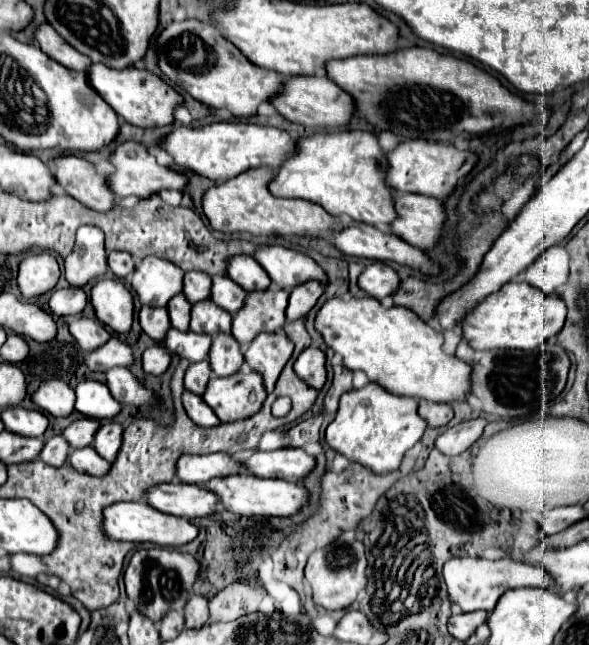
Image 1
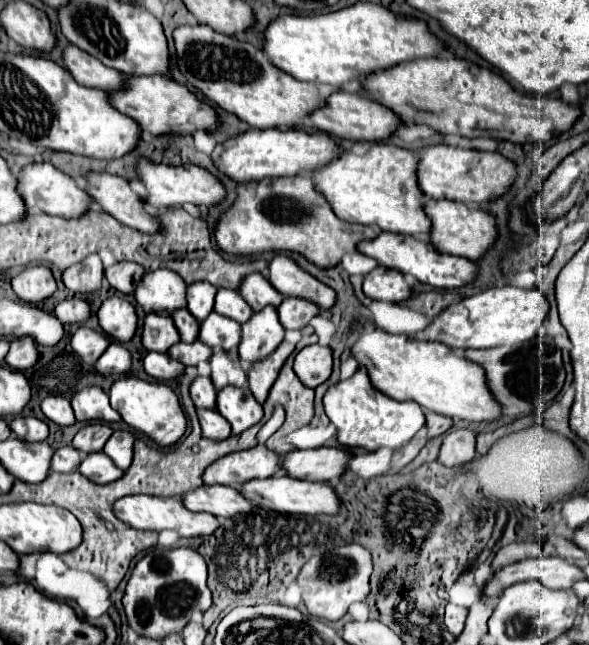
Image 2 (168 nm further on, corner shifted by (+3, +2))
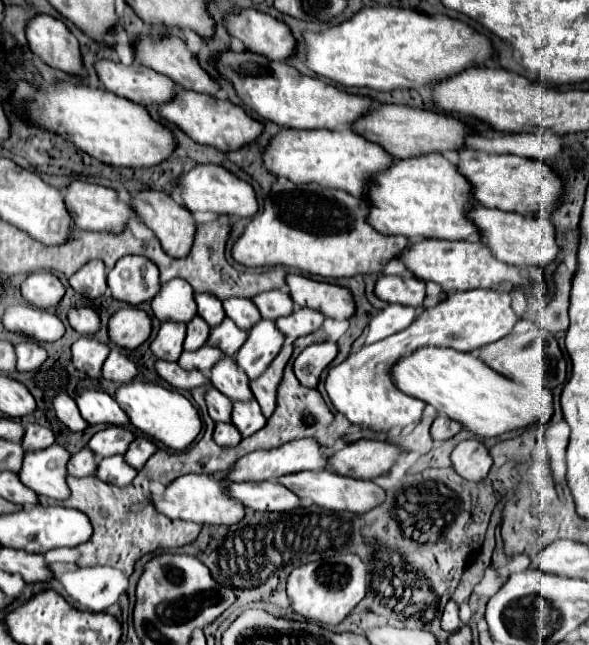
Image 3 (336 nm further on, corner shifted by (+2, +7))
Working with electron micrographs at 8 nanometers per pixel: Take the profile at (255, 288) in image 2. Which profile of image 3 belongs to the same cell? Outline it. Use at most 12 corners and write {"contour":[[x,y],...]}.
{"contour":[[281,289],[255,295],[261,317],[275,321],[295,309]]}

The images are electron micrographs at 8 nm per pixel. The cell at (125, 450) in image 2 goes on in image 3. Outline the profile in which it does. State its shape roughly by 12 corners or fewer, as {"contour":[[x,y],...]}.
{"contour":[[137,437],[125,459],[141,469],[155,451],[151,439]]}

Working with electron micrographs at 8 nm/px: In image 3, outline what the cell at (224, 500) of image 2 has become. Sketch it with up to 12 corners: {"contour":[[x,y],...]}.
{"contour":[[277,481],[233,483],[231,497],[255,511],[291,511],[301,499]]}

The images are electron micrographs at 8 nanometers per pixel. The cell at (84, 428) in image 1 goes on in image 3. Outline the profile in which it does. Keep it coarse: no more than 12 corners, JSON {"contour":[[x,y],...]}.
{"contour":[[125,427],[97,431],[89,449],[99,457],[125,455],[135,435]]}

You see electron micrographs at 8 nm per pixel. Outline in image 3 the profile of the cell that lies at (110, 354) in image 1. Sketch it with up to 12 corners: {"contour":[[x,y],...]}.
{"contour":[[113,349],[103,365],[103,377],[129,383],[137,375],[135,363]]}

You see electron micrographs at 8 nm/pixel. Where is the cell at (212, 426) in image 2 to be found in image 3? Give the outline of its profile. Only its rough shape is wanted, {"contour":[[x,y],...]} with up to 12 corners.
{"contour":[[215,425],[213,439],[221,447],[235,447],[243,439],[235,425]]}

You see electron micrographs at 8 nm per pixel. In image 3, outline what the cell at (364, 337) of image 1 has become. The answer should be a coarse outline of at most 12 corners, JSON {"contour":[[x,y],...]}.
{"contour":[[425,347],[395,385],[479,437],[549,423],[553,395]]}

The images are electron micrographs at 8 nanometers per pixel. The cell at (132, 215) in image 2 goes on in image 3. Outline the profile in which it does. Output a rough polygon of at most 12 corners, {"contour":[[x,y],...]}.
{"contour":[[163,191],[131,195],[167,255],[183,259],[197,221]]}

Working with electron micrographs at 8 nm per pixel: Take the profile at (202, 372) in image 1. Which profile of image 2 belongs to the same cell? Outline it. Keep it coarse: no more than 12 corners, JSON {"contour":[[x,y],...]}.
{"contour":[[196,376],[190,396],[196,408],[214,408],[216,388],[208,376]]}

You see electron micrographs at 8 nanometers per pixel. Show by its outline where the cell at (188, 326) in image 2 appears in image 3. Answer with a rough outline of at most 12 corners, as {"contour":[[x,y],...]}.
{"contour":[[199,315],[187,323],[185,351],[197,351],[211,327]]}

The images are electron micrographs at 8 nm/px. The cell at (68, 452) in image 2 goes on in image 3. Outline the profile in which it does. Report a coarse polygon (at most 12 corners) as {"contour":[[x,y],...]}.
{"contour":[[91,449],[75,453],[69,475],[87,477],[97,471],[97,457]]}

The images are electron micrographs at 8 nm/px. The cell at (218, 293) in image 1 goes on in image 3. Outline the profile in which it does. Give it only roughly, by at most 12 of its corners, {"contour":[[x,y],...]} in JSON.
{"contour":[[225,299],[227,317],[243,331],[261,319],[251,299]]}

